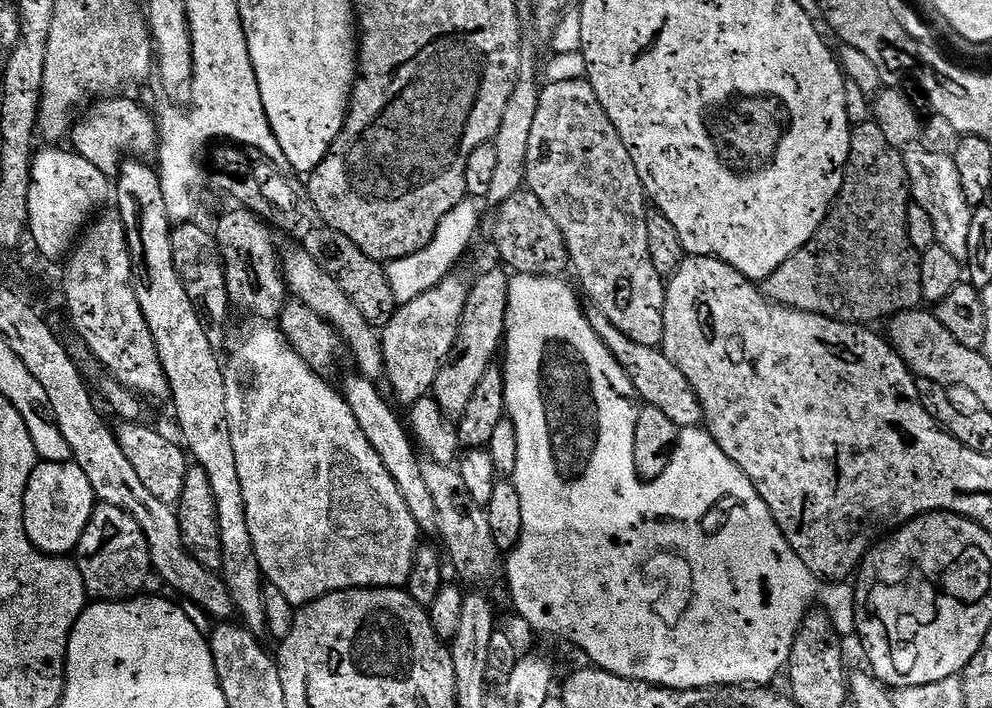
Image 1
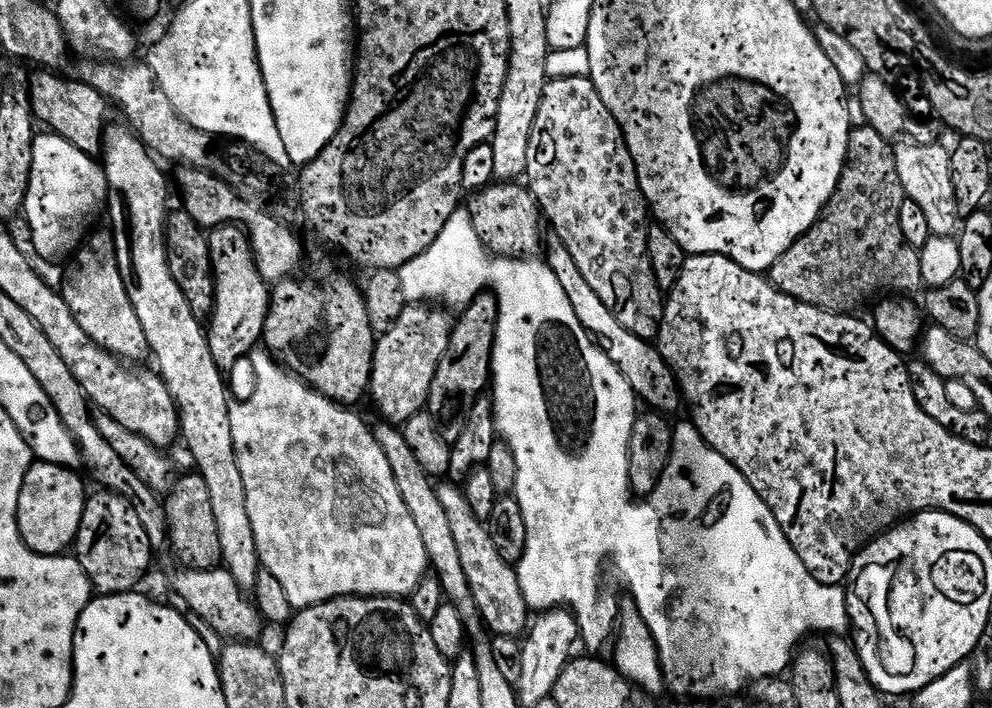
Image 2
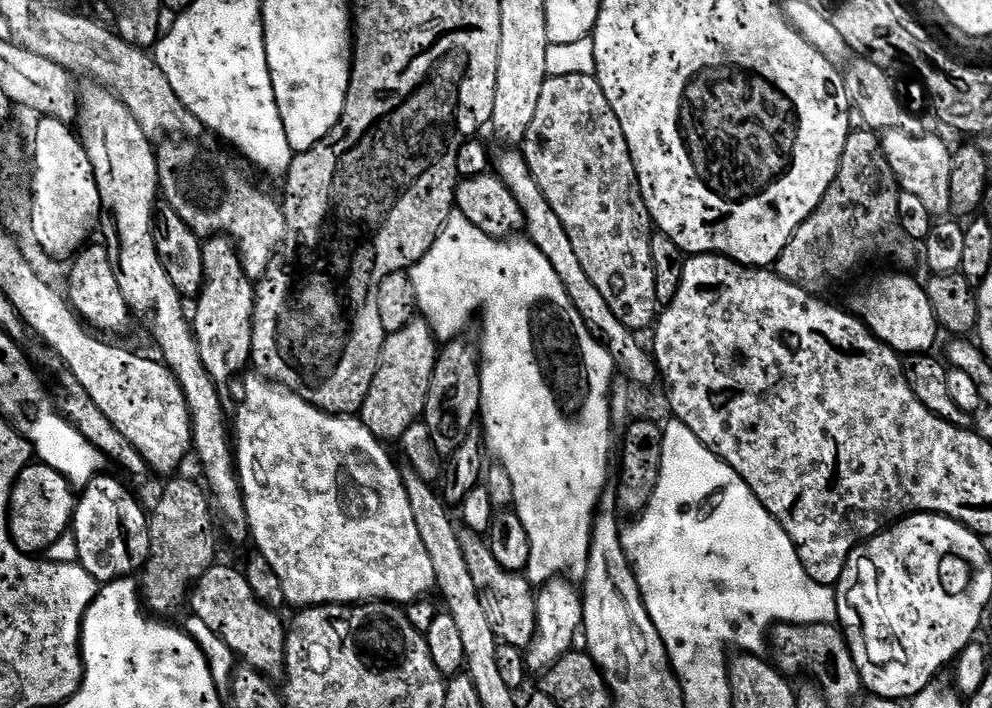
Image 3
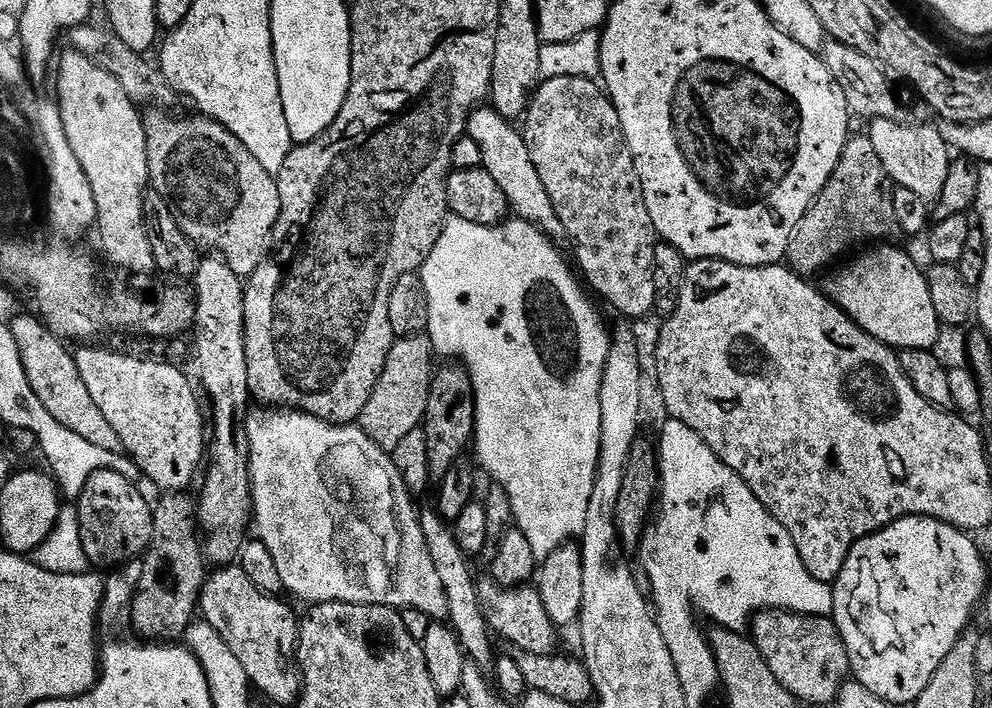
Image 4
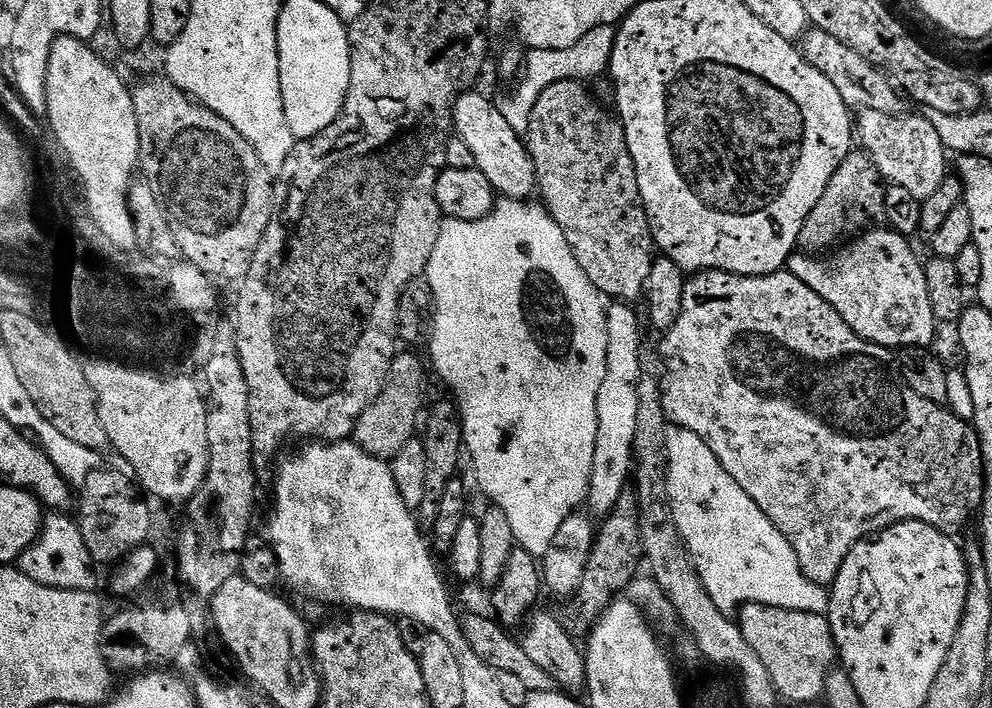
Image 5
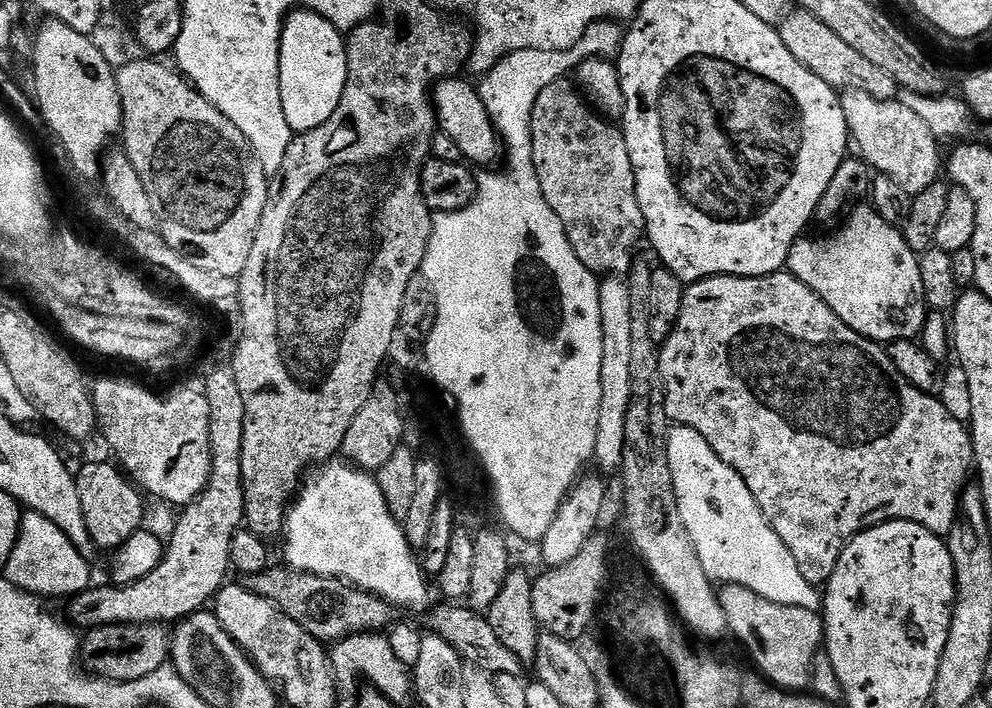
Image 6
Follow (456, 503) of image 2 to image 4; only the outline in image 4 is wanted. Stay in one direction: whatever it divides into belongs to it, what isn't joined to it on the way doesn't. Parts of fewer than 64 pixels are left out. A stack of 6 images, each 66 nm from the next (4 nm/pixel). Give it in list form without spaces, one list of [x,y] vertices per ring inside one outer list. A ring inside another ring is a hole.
[[[485,578],[479,581],[478,591],[486,622],[497,637],[500,635],[506,643],[513,644],[513,649],[533,652],[539,656],[550,656],[557,651],[558,629],[552,623],[550,614],[546,614],[546,606],[542,606],[542,598],[535,587],[504,588],[499,582]]]

